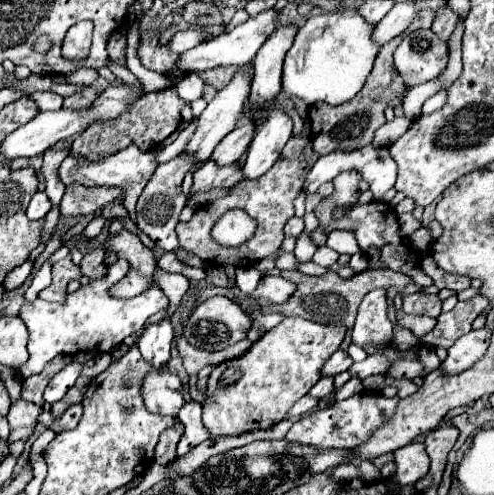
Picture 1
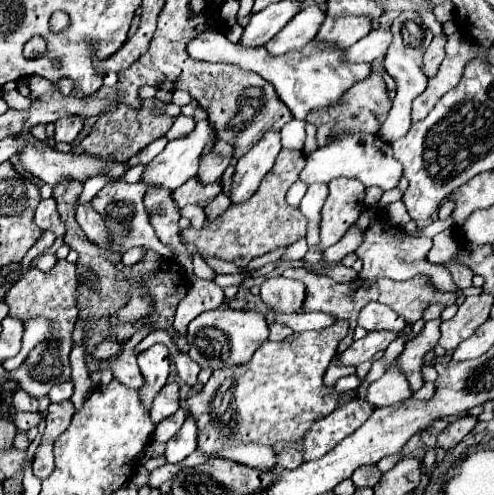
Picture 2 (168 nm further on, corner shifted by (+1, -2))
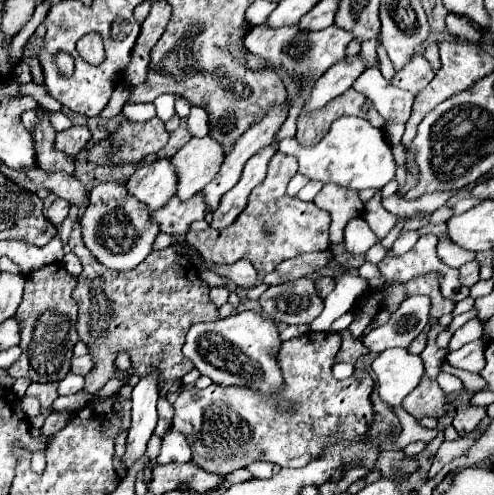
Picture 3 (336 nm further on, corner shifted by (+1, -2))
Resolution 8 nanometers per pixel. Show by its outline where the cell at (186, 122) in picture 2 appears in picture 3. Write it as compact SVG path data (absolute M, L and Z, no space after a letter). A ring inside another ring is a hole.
M190 138L172 158L178 170L178 198L188 200L210 184L224 162L224 150L212 138Z

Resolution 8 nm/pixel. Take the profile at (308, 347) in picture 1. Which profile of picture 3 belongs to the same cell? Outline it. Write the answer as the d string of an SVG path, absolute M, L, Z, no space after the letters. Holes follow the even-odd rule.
M308 332L304 336L282 342L276 360L284 380L282 388L278 390L280 400L292 402L292 408L286 412L276 408L278 398L274 396L274 392L264 394L248 386L210 384L204 390L182 390L174 402L176 414L172 420L172 430L180 430L182 434L186 434L192 448L192 462L214 474L224 474L224 470L246 468L250 462L256 460L274 462L286 468L302 468L312 458L318 458L318 454L322 454L322 450L330 446L330 442L340 442L342 438L358 438L358 434L362 434L362 430L366 430L366 426L370 426L374 418L374 410L370 404L370 392L374 388L374 382L368 374L350 376L346 380L336 380L332 376L334 356L340 344L342 338L336 332Z

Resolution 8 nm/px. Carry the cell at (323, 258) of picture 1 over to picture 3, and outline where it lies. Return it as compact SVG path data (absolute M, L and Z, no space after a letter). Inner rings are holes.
M352 218L346 224L346 230L344 230L344 250L348 254L360 256L360 254L364 254L376 242L378 242L378 238L370 230L370 226L366 224L364 218Z

